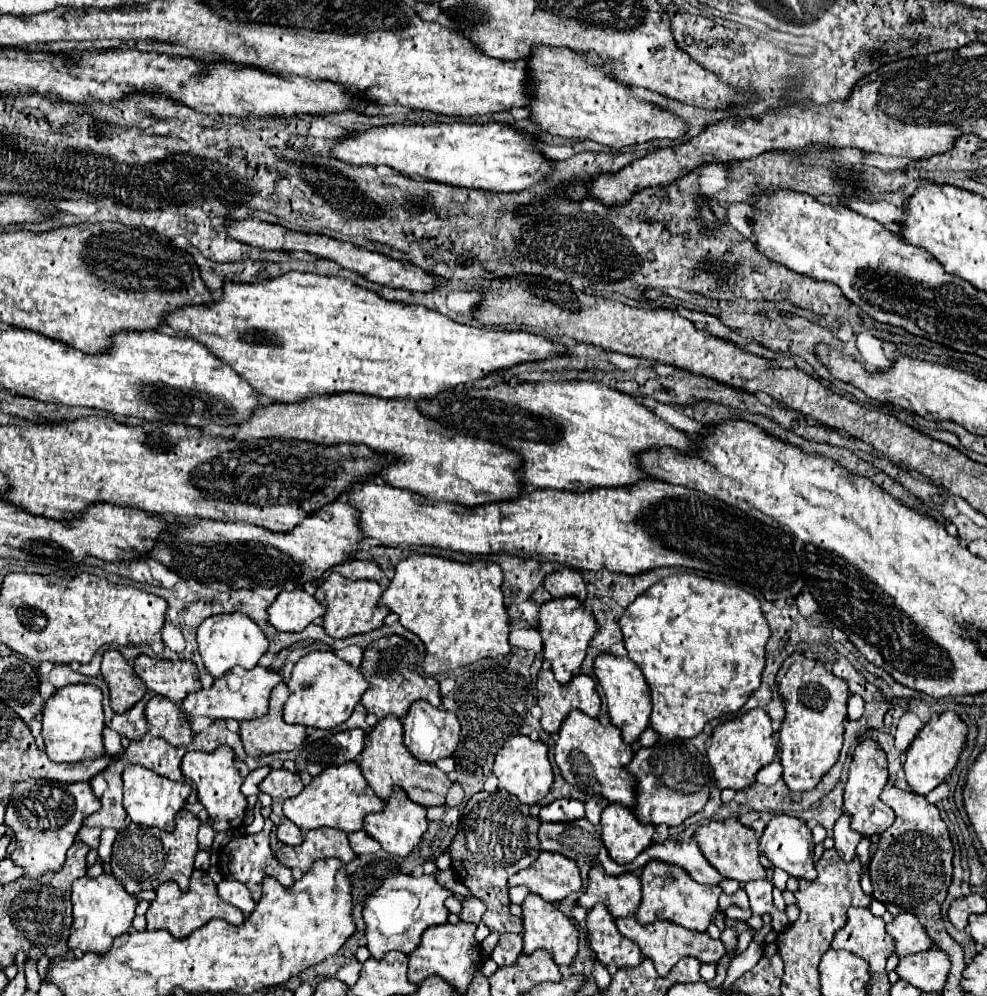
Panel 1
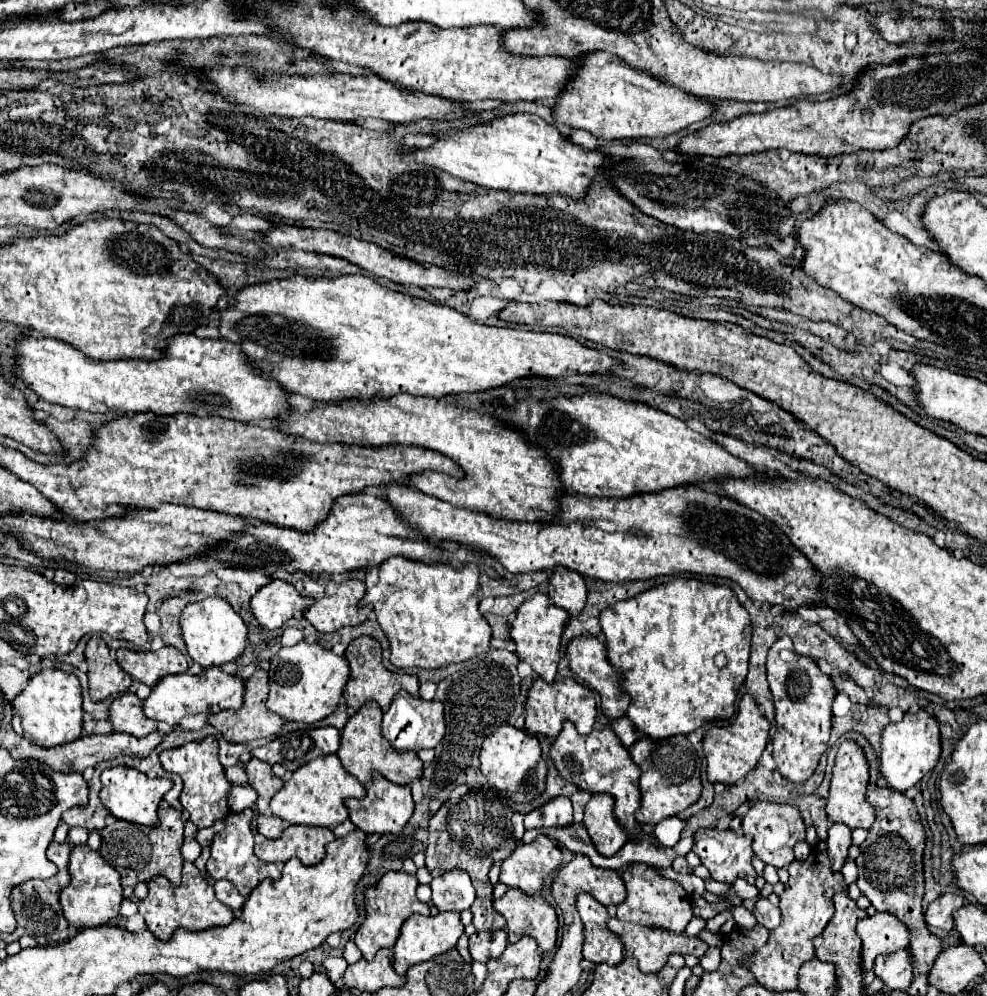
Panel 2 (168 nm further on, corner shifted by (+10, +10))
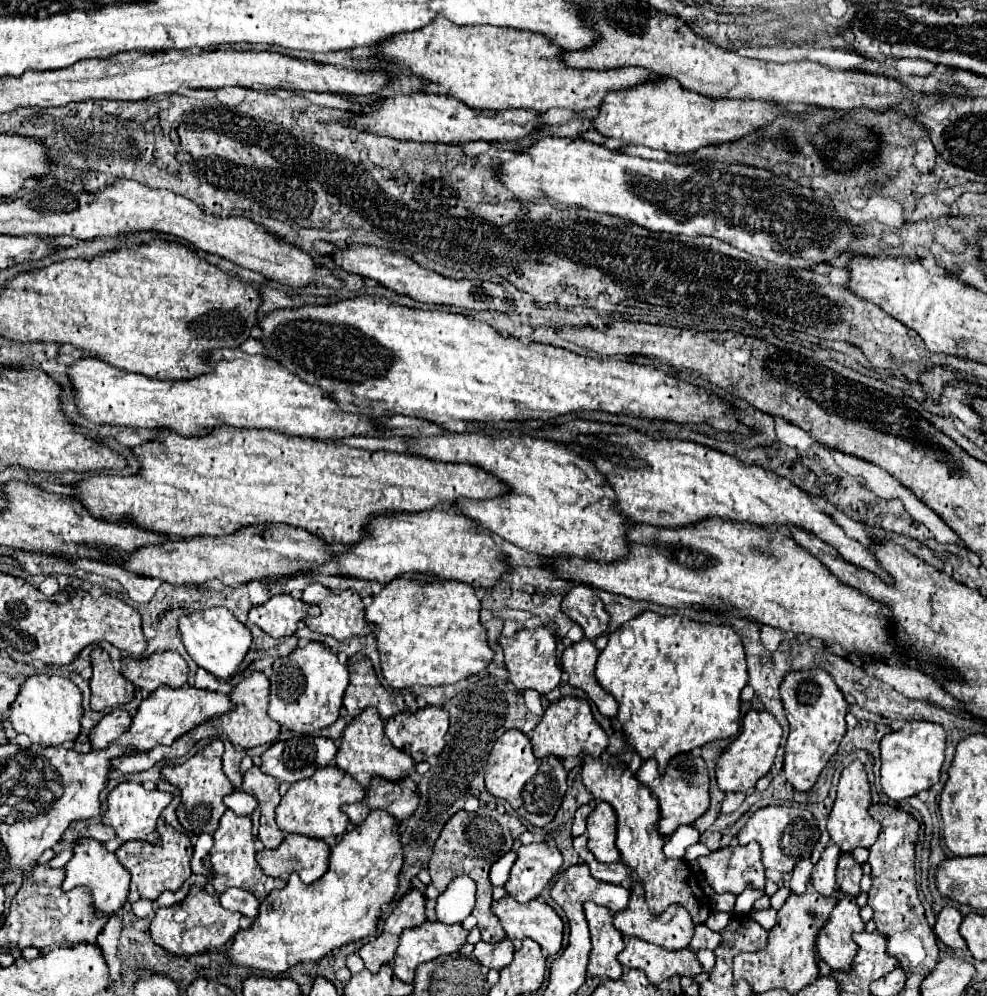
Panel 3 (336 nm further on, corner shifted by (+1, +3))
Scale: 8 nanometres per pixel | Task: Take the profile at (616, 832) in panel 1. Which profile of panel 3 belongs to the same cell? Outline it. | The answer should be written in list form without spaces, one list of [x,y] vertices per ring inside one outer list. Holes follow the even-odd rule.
[[[599,802],[587,818],[589,848],[599,862],[619,862],[621,854],[615,846],[617,840],[617,816],[611,804]]]

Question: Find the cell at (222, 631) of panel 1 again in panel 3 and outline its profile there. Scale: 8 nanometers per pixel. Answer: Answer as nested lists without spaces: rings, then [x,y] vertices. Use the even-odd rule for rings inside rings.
[[[209,608],[203,612],[181,616],[179,630],[183,634],[183,644],[193,662],[221,680],[227,680],[237,672],[251,646],[251,632],[227,608]]]

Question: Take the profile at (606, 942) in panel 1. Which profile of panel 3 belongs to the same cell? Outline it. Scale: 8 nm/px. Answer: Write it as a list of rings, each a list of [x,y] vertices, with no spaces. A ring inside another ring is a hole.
[[[585,902],[585,916],[591,930],[593,950],[589,956],[587,972],[591,976],[607,976],[617,980],[623,974],[623,966],[617,960],[617,954],[623,950],[625,940],[621,932],[611,922],[611,912],[593,902]]]

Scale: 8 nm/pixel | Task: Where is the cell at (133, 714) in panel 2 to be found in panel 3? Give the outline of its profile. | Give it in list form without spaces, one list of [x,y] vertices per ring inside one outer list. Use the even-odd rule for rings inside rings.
[[[115,708],[109,714],[103,716],[103,720],[93,728],[93,732],[89,734],[91,738],[91,746],[95,750],[105,750],[109,748],[121,734],[125,734],[131,726],[131,714],[127,710]]]

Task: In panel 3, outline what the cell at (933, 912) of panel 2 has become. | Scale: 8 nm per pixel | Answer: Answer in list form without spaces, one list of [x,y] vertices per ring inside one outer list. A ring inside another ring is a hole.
[[[945,906],[945,908],[937,914],[937,922],[935,922],[935,926],[933,926],[937,938],[939,938],[945,946],[949,946],[949,948],[953,948],[953,950],[965,950],[965,946],[967,946],[965,940],[963,940],[961,934],[959,934],[961,920],[963,920],[963,916],[961,916],[961,912],[959,912],[957,908]]]

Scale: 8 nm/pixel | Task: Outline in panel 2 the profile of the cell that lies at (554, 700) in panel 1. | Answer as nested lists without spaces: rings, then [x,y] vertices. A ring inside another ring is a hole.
[[[536,679],[526,701],[526,725],[524,731],[528,735],[546,735],[546,737],[558,737],[562,731],[564,721],[574,723],[580,735],[588,735],[596,723],[596,701],[592,691],[578,683],[576,679],[558,679],[554,683],[546,683],[542,679]]]

